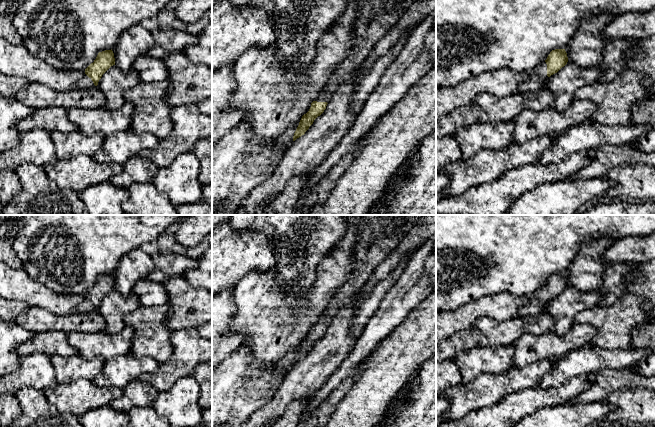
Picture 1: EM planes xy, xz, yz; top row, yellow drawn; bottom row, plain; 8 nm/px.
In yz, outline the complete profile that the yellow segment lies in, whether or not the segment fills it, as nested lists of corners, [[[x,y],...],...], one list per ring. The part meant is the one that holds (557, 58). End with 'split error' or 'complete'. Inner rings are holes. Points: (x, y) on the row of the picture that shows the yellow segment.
[[[555,49],[536,68],[527,71],[527,80],[519,86],[519,93],[526,94],[544,88],[547,79],[568,62],[565,49]]]; split error

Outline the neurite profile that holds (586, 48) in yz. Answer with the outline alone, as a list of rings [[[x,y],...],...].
[[[605,13],[583,19],[578,30],[564,48],[568,62],[581,68],[599,66],[603,59],[604,47],[609,41],[604,38],[603,31],[616,16]]]

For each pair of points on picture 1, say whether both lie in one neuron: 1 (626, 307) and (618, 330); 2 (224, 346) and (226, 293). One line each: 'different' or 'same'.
1: same
2: same

